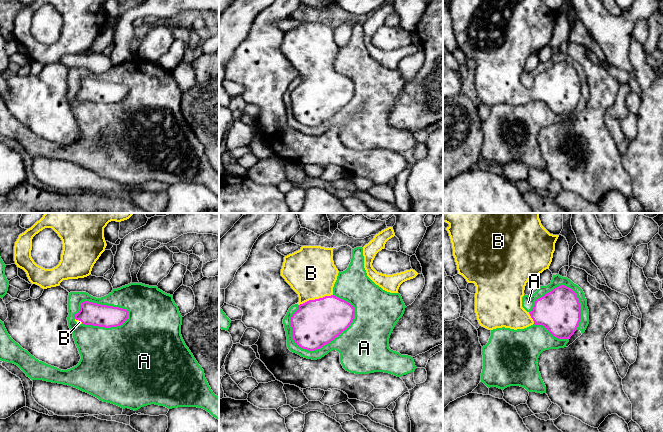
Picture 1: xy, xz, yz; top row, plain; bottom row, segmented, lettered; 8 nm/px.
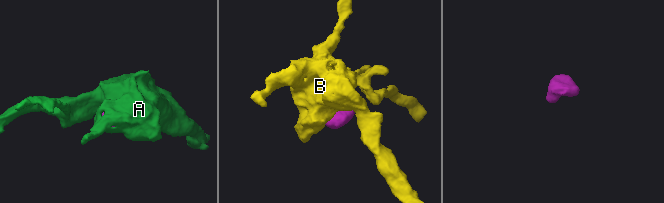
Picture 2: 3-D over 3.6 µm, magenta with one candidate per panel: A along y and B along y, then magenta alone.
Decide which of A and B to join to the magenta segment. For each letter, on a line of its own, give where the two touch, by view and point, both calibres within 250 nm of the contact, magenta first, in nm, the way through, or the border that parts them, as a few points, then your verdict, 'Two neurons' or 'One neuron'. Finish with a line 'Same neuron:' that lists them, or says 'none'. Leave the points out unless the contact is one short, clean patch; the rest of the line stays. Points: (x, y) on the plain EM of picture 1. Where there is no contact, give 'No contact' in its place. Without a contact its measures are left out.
A: Touches magenta at xz (329, 118). Thickness 380 nm (magenta) against 360 nm. Two neurons
B: Touches magenta at xz (315, 75). Thickness 380 nm (magenta) against 400 nm. Path across: xz (316, 99), (315, 75), (315, 64), (311, 49). One neuron
Same neuron: B

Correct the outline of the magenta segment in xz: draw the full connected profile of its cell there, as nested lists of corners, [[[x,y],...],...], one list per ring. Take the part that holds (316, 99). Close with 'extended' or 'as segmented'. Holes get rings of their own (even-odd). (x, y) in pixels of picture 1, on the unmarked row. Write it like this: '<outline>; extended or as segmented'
[[[302,22],[300,26],[284,33],[281,52],[298,70],[298,86],[291,93],[294,118],[308,127],[329,120],[352,99],[355,84],[333,71],[338,45],[333,37],[333,25],[321,22]]]; extended

